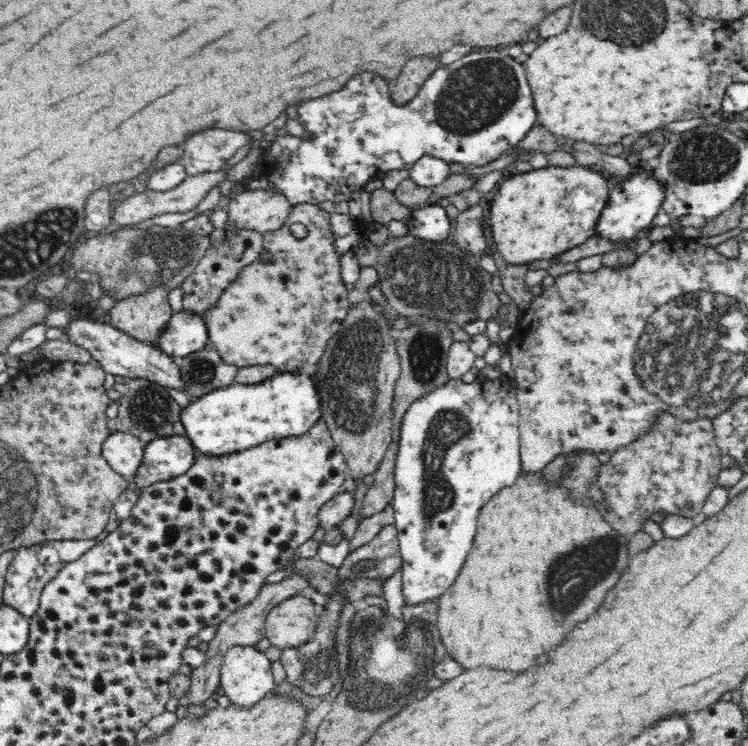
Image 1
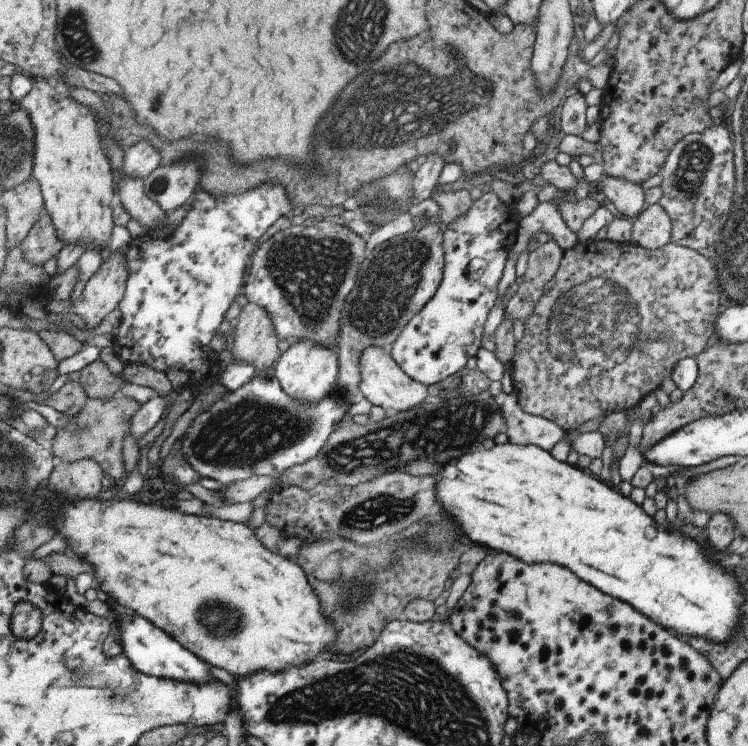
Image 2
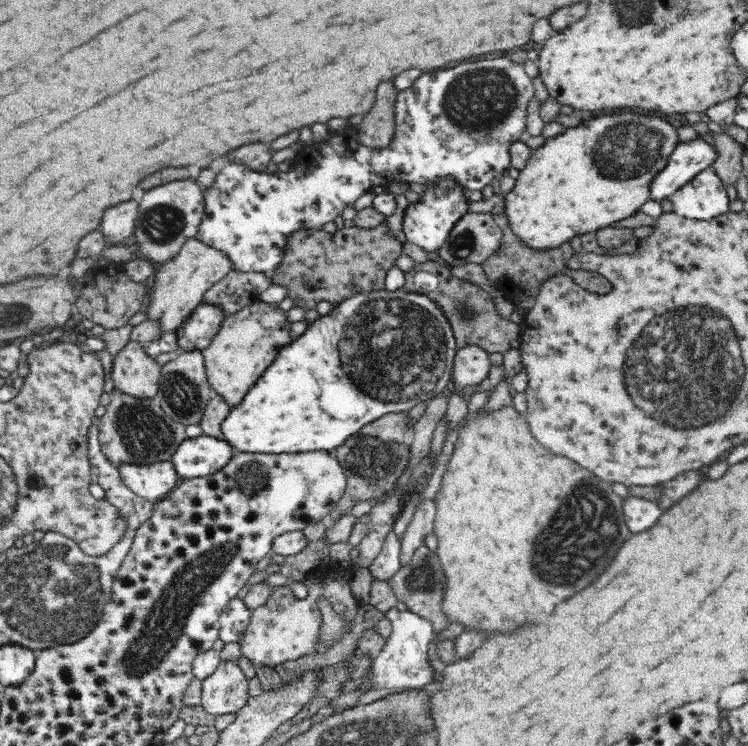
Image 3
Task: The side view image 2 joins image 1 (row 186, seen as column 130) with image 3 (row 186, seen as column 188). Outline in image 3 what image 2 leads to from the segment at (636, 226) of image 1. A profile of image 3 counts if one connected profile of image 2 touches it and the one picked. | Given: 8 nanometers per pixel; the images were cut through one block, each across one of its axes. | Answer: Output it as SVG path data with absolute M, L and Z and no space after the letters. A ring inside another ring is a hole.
M698 138L690 144L678 144L676 150L666 160L666 166L650 178L648 198L660 204L666 202L700 170L710 166L712 160L716 160L714 146L704 138Z

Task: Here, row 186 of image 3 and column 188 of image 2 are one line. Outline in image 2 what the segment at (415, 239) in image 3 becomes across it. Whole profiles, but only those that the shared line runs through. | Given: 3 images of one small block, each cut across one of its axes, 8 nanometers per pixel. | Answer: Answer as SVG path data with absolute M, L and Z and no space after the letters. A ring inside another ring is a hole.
M271 372L257 374L237 392L225 392L209 410L191 422L179 438L183 456L203 476L221 484L247 482L255 476L275 476L303 466L319 456L337 426L351 410L351 402L341 394L331 394L323 402L309 404L293 398Z

